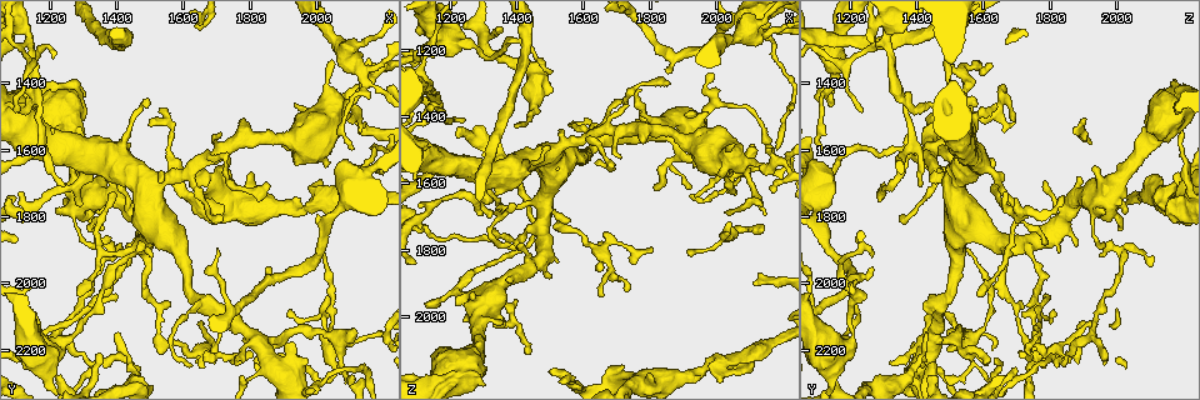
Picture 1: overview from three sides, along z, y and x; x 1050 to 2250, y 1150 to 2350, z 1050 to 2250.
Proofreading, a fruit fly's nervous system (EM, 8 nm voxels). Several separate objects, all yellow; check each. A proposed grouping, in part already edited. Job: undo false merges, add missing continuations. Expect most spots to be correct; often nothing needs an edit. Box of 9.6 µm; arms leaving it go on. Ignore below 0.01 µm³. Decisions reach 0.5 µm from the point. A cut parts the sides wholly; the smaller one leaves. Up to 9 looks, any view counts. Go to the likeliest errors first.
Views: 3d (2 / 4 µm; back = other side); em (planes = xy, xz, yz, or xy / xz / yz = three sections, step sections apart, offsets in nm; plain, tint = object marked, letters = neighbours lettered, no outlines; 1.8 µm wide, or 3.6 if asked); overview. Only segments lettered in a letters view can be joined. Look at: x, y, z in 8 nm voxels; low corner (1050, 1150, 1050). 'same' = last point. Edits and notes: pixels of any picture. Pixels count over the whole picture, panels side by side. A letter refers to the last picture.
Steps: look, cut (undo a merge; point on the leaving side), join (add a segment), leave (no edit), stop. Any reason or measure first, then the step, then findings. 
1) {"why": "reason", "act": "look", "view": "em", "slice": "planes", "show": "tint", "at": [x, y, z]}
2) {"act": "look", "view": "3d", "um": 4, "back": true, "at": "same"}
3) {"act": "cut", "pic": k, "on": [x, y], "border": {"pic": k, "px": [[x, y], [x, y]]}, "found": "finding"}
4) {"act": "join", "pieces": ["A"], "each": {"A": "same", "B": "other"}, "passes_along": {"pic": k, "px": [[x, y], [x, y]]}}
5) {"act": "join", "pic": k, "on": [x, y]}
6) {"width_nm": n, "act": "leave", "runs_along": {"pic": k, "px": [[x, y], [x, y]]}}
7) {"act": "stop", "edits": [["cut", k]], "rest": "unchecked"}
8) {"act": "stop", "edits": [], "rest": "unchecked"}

{"why": "sudden change in width", "act": "look", "view": "em", "slice": "yz", "step": 4, "show": "plain", "at": [1490, 1880, 1670]}

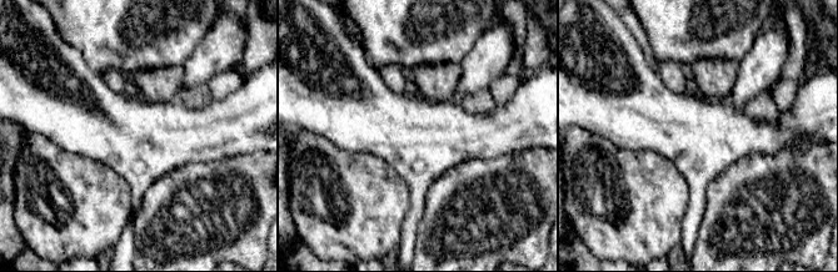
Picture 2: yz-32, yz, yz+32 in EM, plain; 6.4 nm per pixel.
{"why": "where the object lies", "act": "look", "view": "em", "slice": "yz", "step": 4, "show": "tint", "at": "same"}

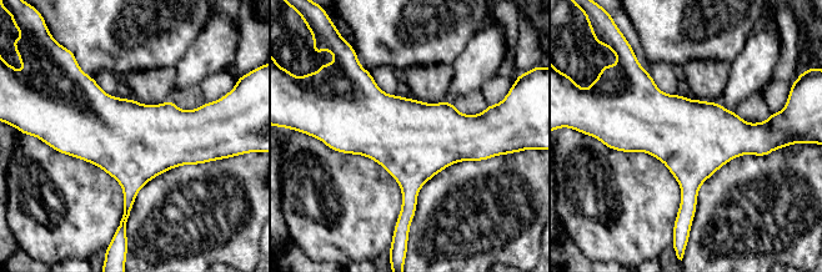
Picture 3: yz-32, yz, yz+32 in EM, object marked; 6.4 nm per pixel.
{"act": "look", "view": "em", "slice": "yz", "step": 4, "show": "letters", "at": "same"}

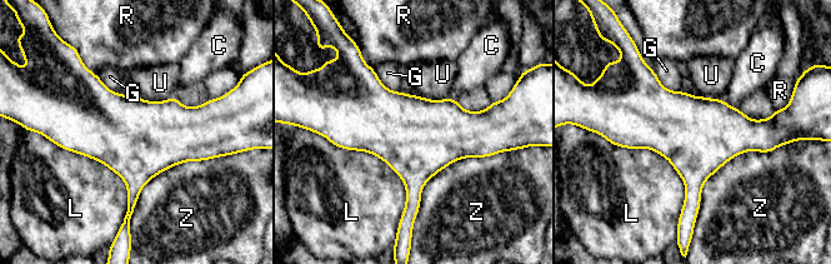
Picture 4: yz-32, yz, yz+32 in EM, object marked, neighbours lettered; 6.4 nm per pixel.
{"width_nm": 500, "act": "leave", "each": {"C": "other", "G": "other", "L": "other", "R": "other", "U": "other", "Z": "other"}, "border": {"pic": 4, "px": [[721, 99], [739, 109]]}, "found": "all the same cell"}

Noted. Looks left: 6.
{"act": "look", "view": "3d", "um": 2, "at": [1640, 2220, 1800]}

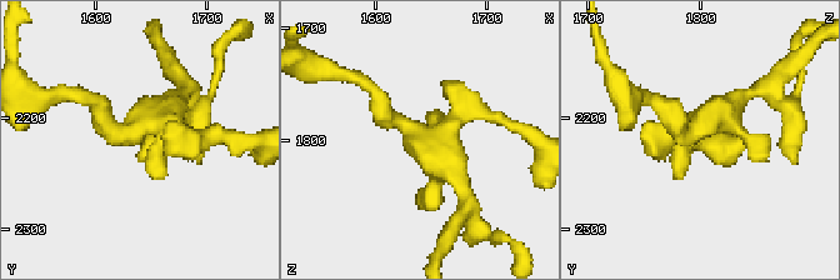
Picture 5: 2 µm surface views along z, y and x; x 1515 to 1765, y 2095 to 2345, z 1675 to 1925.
{"arms": 3, "why": "need the tissue", "act": "look", "view": "em", "slice": "yz", "step": 4, "show": "tint", "at": [1634, 2208, 1796]}

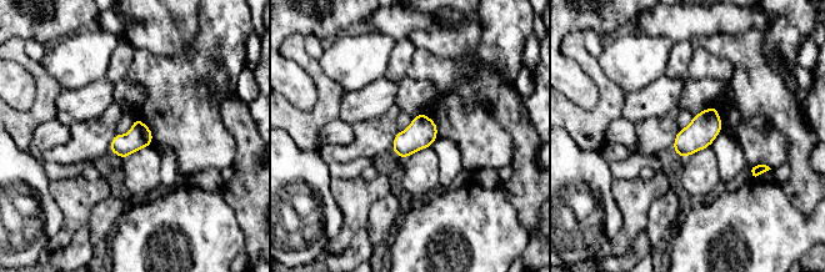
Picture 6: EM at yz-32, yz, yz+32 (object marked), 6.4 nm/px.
{"act": "look", "view": "em", "slice": "planes", "show": "letters", "at": "same"}

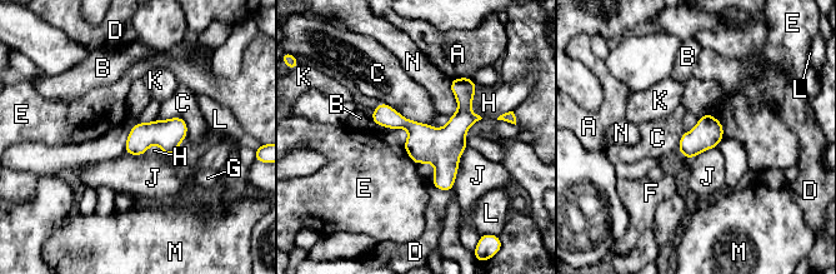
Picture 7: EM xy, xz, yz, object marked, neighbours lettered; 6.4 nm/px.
{"width_nm": 170, "act": "leave", "each": {"A": "other", "B": "other", "C": "other", "D": "other", "E": "other", "F": "other", "G": "other", "H": "other", "J": "other", "K": "other", "L": "other", "M": "other", "N": "other"}, "runs_along": {"pic": 7, "px": [[464, 80], [445, 188]]}, "found": "all the same cell"}

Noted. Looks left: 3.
{"why": "four-way junction", "act": "look", "view": "3d", "um": 4, "back": true, "at": [2140, 1400, 1150]}

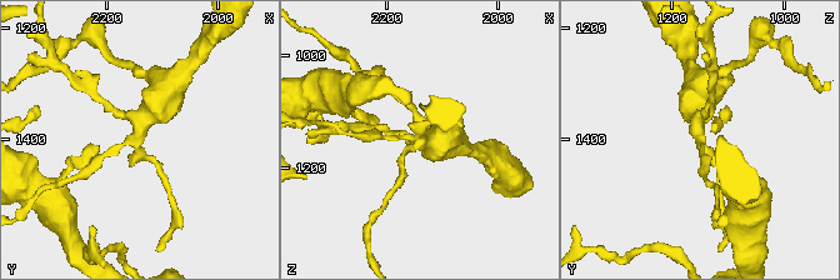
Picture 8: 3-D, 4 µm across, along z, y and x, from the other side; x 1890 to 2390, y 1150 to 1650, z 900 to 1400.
{"why": "need the tissue", "act": "look", "view": "em", "um": 3.6, "slice": "planes", "show": "tint", "at": [2145, 1400, 1150]}

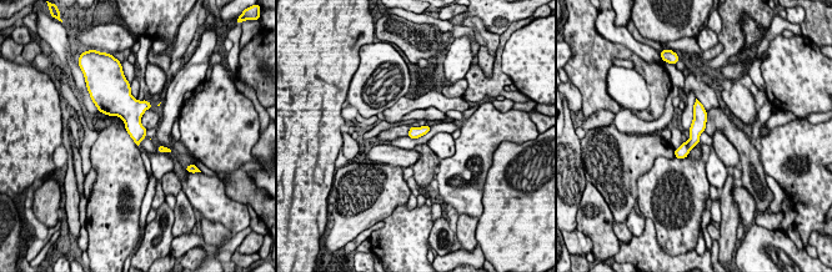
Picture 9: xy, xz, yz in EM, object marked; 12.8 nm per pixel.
{"act": "look", "view": "em", "um": 3.6, "slice": "planes", "show": "letters", "at": "same"}

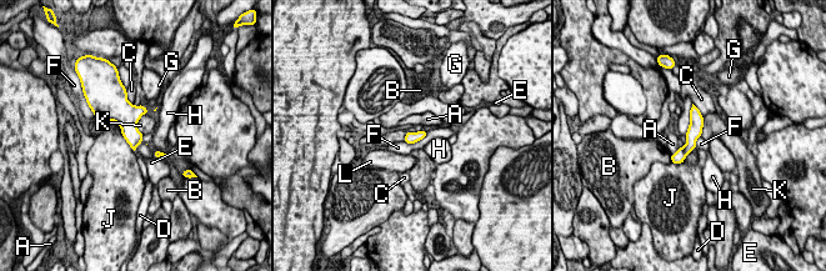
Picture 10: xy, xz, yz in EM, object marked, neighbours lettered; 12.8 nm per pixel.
{"act": "leave", "each": {"A": "other", "B": "other", "C": "other", "D": "other", "E": "other", "F": "other", "G": "other", "H": "other", "J": "other", "K": "other", "L": "other"}, "runs_along": {"pic": 10, "px": [[694, 110], [691, 144], [676, 160]]}, "found": "all the same cell"}

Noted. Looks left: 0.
{"act": "stop", "edits": [], "rest": "unchecked"}

